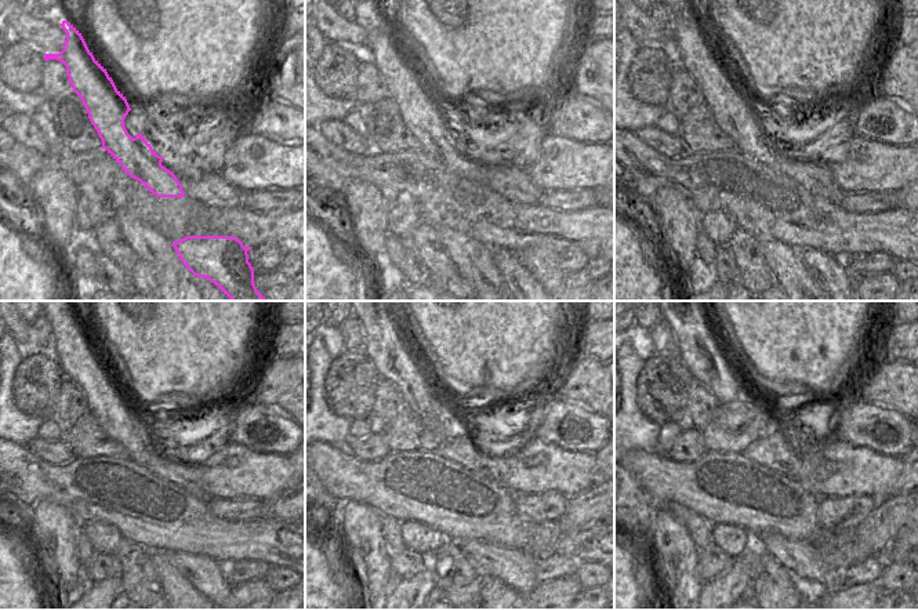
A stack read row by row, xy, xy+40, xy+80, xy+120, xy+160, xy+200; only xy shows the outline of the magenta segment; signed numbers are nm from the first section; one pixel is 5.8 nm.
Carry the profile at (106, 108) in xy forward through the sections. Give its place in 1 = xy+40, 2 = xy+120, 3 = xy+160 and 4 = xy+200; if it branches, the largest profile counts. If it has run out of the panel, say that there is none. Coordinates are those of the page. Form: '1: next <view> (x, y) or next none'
1: next xy+40 (423, 113)
2: next xy+120 (73, 347)
3: next xy+160 (387, 345)
4: next xy+200 (700, 348)

